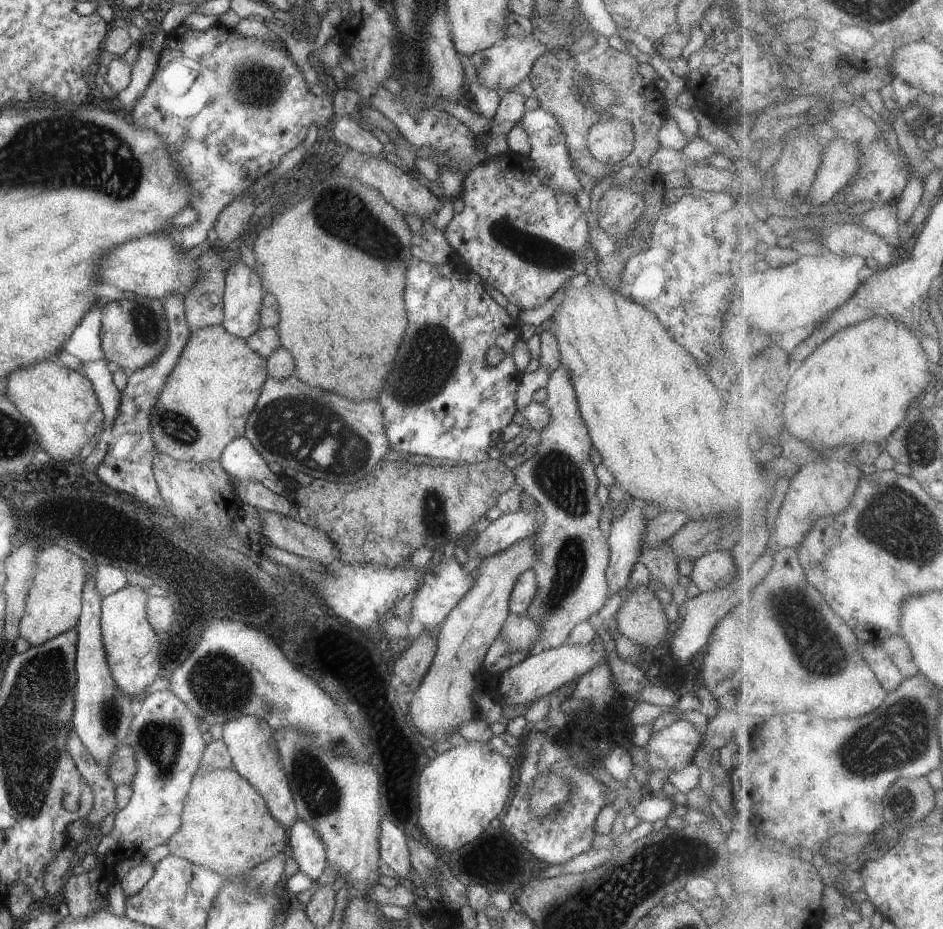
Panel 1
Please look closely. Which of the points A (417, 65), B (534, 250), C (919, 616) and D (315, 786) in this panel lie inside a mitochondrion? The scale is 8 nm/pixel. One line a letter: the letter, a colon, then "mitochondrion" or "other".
A: mitochondrion
B: mitochondrion
C: other
D: mitochondrion

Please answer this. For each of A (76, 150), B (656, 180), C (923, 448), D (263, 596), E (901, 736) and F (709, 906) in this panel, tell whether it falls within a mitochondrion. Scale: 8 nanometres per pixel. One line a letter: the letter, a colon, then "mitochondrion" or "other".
A: mitochondrion
B: other
C: mitochondrion
D: other
E: mitochondrion
F: other

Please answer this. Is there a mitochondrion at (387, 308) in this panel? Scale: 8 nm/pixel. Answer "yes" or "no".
no

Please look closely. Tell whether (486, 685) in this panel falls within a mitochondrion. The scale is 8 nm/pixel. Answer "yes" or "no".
no

